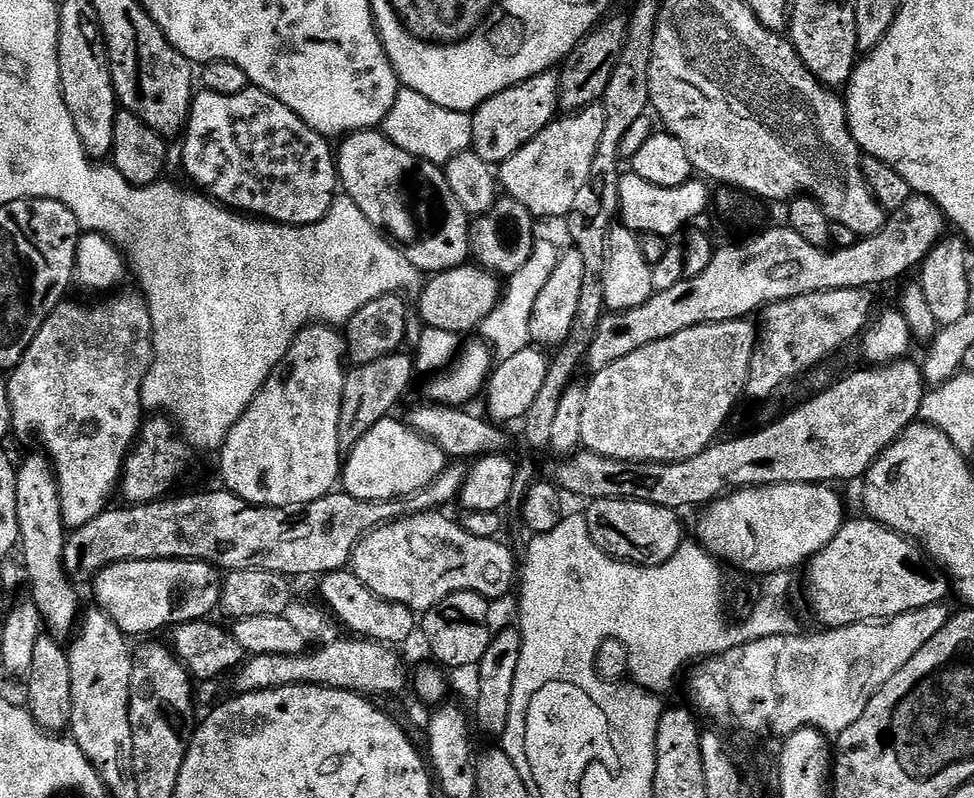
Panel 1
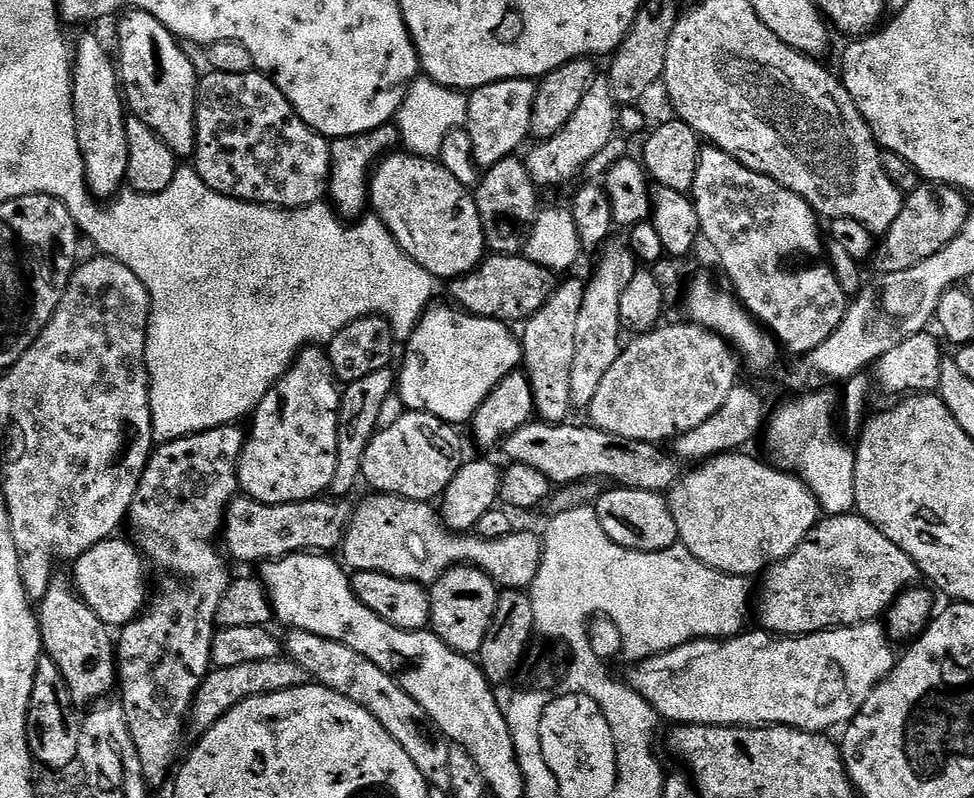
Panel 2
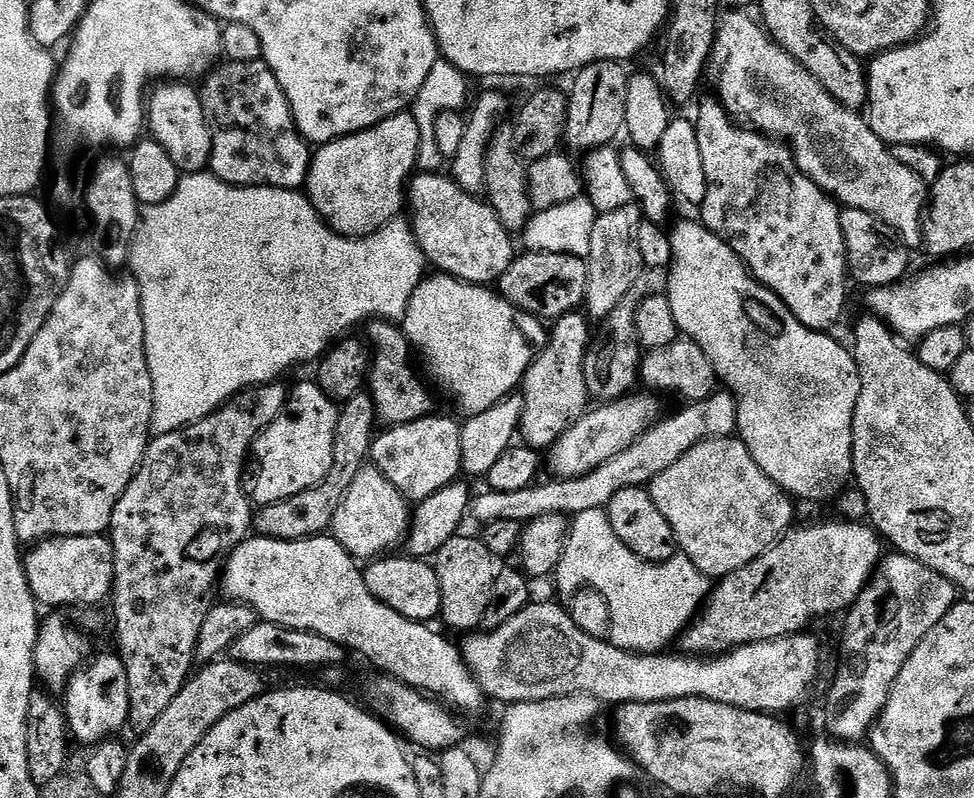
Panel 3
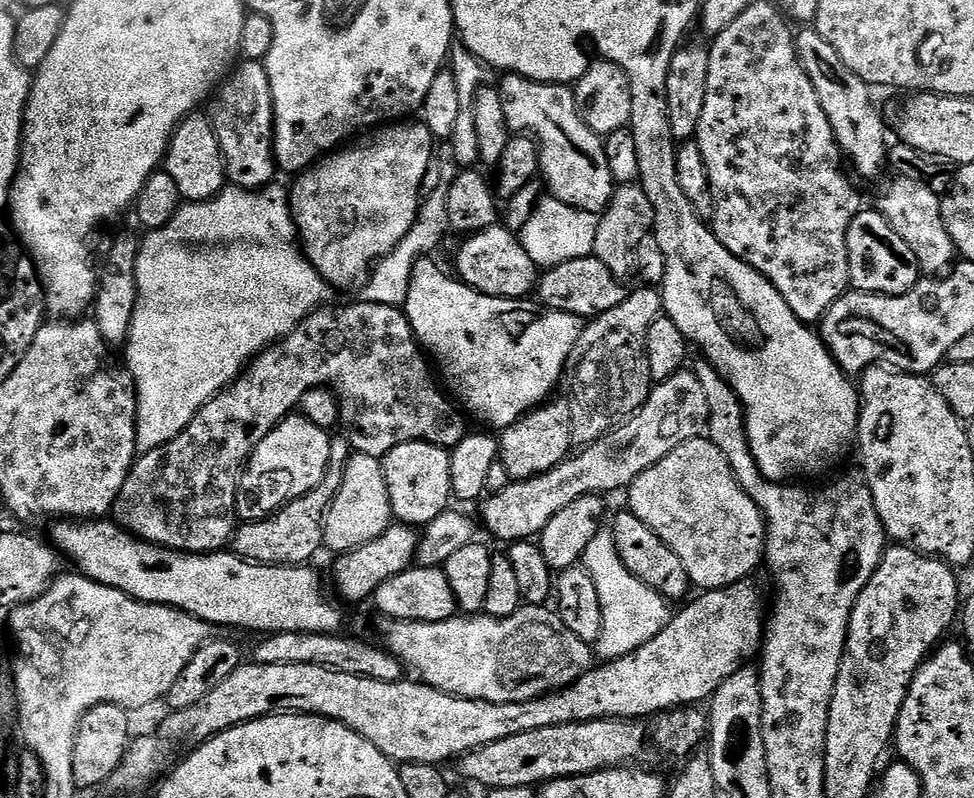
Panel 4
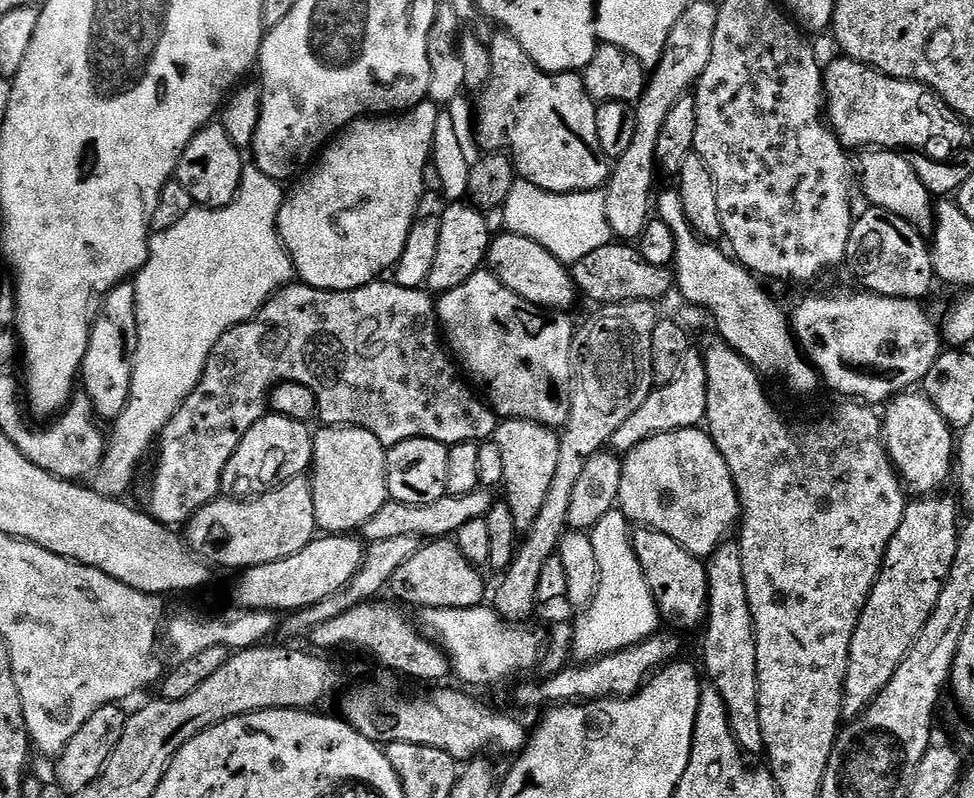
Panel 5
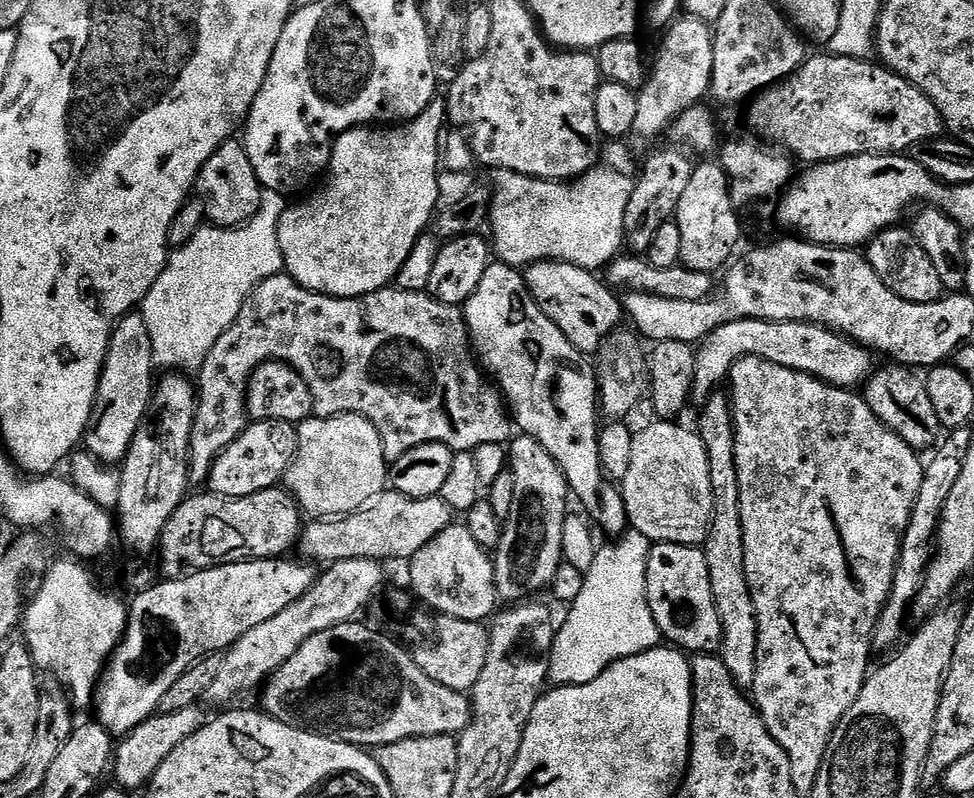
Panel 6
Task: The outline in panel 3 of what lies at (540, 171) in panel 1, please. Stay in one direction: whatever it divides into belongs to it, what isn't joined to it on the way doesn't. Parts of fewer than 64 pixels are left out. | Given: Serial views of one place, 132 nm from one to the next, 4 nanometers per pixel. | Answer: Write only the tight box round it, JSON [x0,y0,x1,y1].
[564,60,630,148]

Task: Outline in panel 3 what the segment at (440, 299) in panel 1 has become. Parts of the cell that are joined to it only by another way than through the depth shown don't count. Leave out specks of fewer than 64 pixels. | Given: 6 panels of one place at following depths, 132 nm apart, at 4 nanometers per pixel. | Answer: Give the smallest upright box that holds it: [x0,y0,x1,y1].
[498,251,588,322]

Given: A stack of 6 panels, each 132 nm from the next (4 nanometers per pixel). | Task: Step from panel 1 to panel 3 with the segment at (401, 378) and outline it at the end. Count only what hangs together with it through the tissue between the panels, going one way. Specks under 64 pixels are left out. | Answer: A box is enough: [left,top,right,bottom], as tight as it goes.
[268,391,378,540]

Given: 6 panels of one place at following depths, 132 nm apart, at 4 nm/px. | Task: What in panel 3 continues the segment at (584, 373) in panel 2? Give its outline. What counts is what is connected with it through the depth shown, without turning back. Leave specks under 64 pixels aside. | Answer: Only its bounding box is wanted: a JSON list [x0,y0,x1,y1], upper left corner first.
[583,202,645,318]

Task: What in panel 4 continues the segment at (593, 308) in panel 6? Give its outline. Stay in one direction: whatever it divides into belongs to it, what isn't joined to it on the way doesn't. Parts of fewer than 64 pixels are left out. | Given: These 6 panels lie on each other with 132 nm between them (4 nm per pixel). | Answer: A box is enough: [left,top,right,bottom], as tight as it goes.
[456,223,538,294]

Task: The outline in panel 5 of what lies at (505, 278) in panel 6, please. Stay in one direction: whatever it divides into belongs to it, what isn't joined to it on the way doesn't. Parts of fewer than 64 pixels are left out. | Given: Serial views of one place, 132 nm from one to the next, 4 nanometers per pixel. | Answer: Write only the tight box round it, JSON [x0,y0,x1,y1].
[436,270,574,429]

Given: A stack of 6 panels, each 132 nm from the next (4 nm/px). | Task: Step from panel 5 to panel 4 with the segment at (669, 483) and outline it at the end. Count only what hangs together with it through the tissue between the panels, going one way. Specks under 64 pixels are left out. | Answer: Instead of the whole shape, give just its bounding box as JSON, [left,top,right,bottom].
[626,434,764,590]

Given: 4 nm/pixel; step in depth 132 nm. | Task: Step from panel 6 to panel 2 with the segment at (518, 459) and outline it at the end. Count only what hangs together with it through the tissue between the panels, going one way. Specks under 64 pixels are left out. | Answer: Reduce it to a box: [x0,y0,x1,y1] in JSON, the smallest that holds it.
[522,280,585,424]

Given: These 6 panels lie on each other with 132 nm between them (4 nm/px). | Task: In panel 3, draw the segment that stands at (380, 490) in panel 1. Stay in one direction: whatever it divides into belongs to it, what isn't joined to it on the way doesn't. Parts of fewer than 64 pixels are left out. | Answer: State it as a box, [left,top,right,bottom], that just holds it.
[371,416,462,502]

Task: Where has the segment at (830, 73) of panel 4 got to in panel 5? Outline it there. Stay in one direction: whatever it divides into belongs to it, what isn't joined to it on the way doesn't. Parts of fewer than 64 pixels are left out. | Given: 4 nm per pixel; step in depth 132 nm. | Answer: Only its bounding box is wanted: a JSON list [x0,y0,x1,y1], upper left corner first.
[858,150,934,237]

